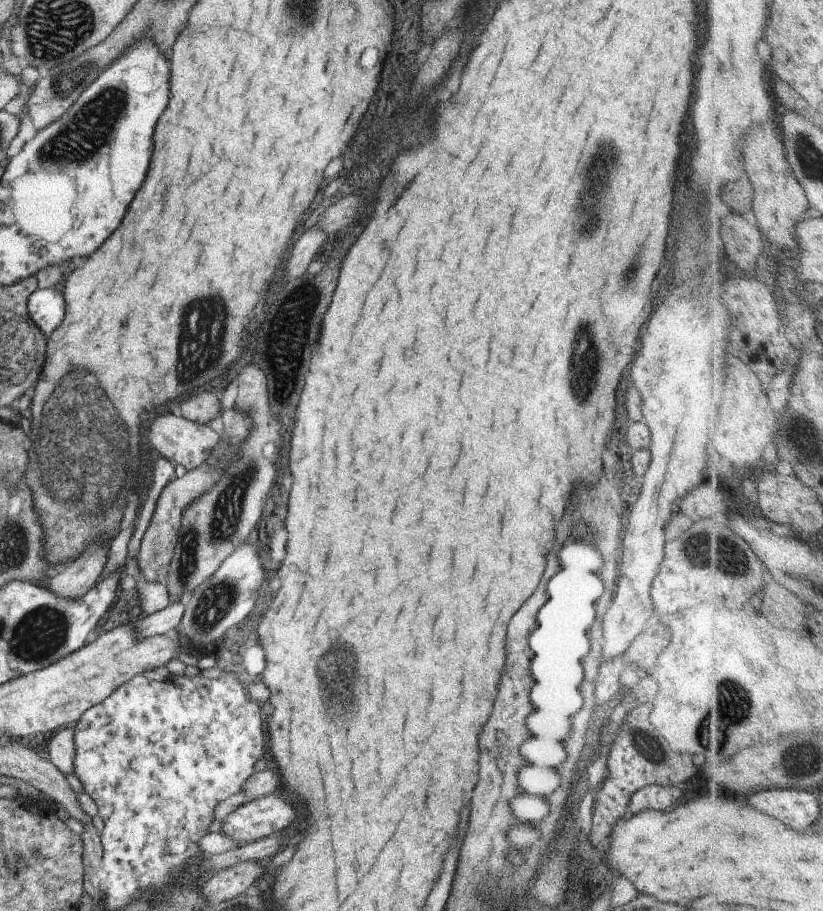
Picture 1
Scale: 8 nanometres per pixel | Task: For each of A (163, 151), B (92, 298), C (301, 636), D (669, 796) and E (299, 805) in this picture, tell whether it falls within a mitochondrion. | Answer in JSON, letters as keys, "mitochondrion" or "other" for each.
{"A":"other","B":"other","C":"other","D":"other","E":"other"}

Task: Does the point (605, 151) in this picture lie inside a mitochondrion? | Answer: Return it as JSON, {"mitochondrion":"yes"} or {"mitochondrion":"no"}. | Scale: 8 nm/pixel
{"mitochondrion":"yes"}

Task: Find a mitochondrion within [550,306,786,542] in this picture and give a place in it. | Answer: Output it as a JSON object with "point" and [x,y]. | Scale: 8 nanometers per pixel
{"point":[586,338]}

